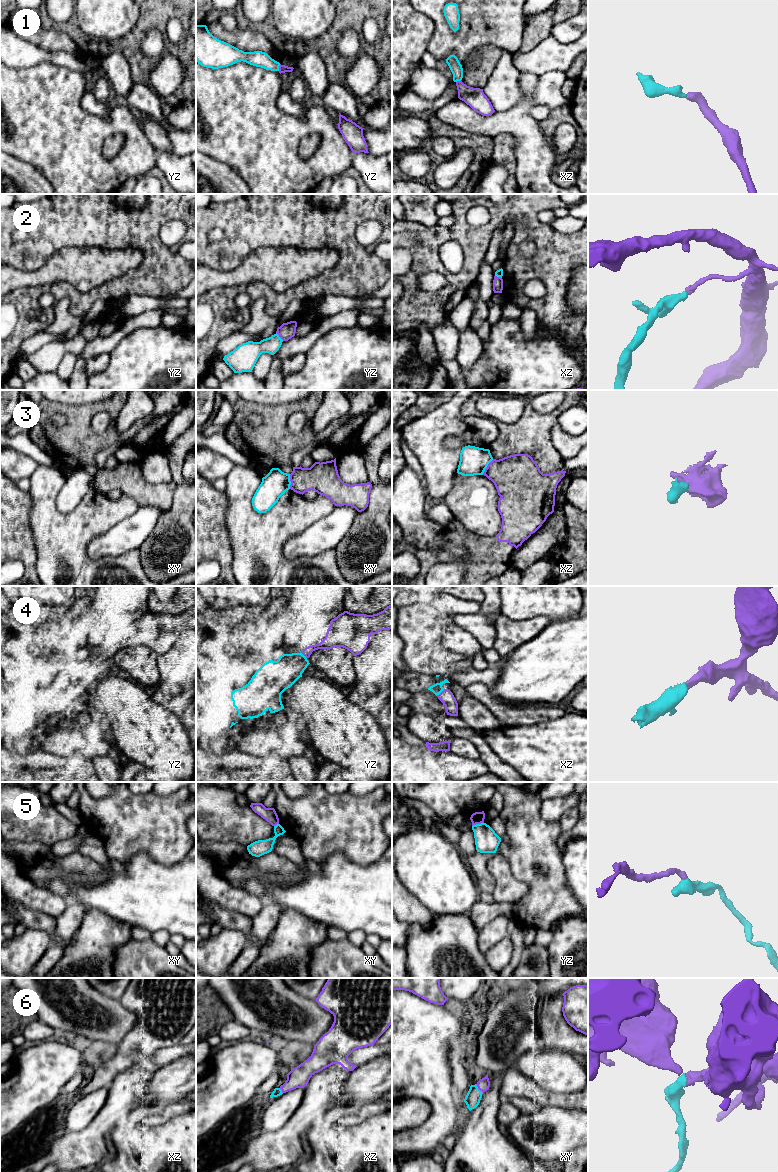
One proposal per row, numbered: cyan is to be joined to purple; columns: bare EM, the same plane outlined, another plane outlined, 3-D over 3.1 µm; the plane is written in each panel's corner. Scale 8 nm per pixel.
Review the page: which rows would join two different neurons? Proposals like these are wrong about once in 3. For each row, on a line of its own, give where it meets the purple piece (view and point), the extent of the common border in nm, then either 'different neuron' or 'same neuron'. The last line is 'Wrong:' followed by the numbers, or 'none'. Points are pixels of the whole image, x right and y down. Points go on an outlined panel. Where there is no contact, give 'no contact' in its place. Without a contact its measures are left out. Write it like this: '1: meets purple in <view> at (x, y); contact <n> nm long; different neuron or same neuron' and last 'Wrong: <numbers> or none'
1: meets purple in yz at (279, 67); contact 60 nm long; same neuron
2: meets purple in yz at (279, 336); contact 90 nm long; different neuron
3: meets purple in xz at (487, 467); contact 160 nm long; different neuron
4: meets purple in xz at (440, 693); contact 80 nm long; same neuron
5: meets purple in yz at (477, 823); contact 100 nm long; different neuron
6: meets purple in xy at (478, 1088); contact 100 nm long; same neuron
Wrong: 2, 3, 5

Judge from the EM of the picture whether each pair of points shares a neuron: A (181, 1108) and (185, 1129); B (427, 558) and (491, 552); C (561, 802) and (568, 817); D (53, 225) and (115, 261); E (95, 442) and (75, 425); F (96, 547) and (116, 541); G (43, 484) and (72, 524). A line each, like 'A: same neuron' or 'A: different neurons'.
A: different neurons
B: same neuron
C: different neurons
D: different neurons
E: same neuron
F: same neuron
G: same neuron

